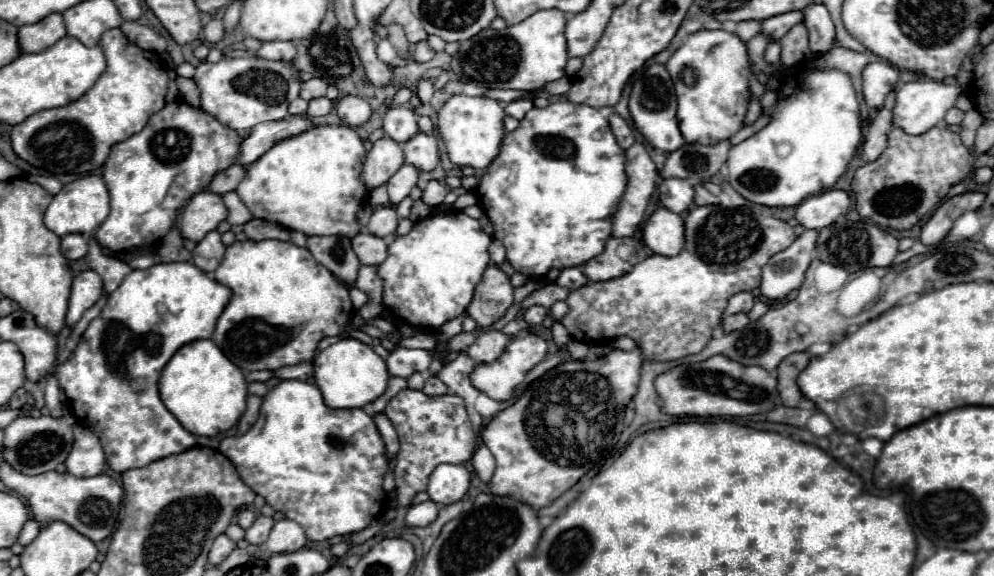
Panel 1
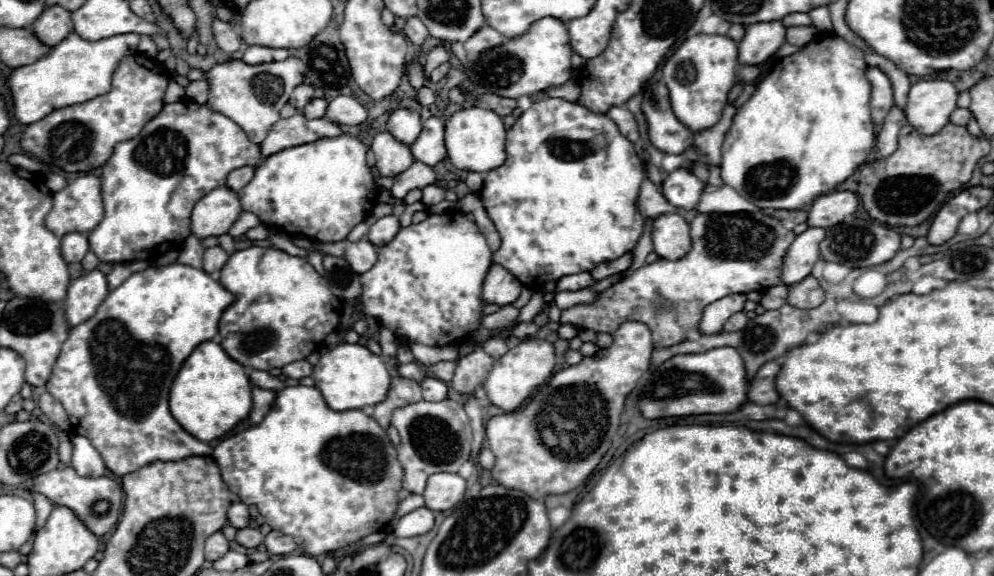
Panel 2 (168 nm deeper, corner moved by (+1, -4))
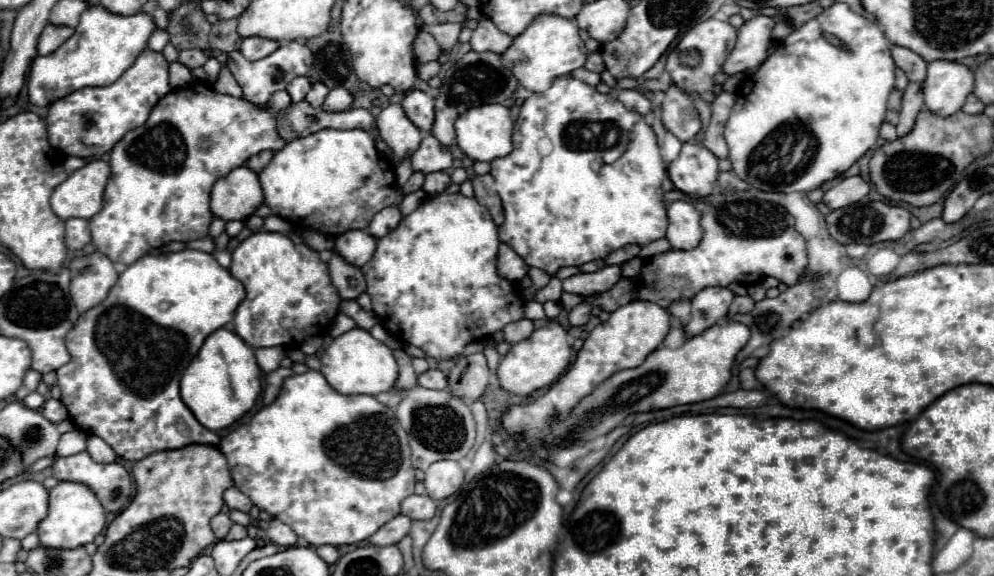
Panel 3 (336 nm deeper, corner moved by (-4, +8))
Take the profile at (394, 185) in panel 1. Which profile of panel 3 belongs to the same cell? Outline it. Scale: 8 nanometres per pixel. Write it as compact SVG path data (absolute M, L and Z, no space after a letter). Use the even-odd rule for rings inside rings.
M427 135L421 141L421 147L411 155L411 169L421 173L433 173L433 171L445 171L453 163L451 153L433 137Z

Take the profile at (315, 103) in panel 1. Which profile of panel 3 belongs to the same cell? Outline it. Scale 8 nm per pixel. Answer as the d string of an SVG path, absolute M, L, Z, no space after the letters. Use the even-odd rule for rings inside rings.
M315 83L315 85L311 87L311 91L307 93L305 101L311 103L313 107L321 107L323 101L325 101L325 97L327 97L327 93L329 93L329 89L327 89L323 83Z

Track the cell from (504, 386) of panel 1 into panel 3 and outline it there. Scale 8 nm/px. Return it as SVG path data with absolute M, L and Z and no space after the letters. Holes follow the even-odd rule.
M549 321L547 325L535 329L529 339L511 345L511 349L507 351L507 355L501 359L497 367L497 379L505 391L525 397L557 381L559 375L569 365L569 361L571 361L571 345L567 341L567 331L557 321Z

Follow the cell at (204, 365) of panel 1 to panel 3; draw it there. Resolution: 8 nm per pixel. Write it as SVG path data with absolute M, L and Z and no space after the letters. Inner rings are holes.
M217 329L201 345L197 357L185 369L181 377L181 399L193 411L197 421L219 431L233 425L243 413L247 413L257 395L261 393L261 369L255 361L253 349L243 343L233 331Z

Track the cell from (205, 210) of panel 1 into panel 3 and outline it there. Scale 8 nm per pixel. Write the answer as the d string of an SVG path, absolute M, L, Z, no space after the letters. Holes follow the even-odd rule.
M237 167L215 181L211 189L211 213L223 221L243 221L263 203L259 177L249 167Z

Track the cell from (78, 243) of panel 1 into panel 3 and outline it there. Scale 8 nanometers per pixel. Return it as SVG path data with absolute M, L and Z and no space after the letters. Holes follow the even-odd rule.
M67 219L65 221L65 243L71 251L83 249L91 241L87 219Z

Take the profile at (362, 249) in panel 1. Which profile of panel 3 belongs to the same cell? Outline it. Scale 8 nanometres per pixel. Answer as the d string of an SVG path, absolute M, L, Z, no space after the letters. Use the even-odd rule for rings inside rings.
M353 229L335 239L333 251L343 255L349 263L355 263L357 267L361 267L363 263L367 263L367 259L371 259L371 255L375 253L375 247L377 247L377 241L367 229Z

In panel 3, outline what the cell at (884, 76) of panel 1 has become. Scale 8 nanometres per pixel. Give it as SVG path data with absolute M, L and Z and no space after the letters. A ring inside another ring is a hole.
M893 87L891 95L889 95L889 101L887 101L887 115L885 115L885 121L889 123L897 123L897 115L899 115L899 103L901 103L901 95L903 91L899 87Z

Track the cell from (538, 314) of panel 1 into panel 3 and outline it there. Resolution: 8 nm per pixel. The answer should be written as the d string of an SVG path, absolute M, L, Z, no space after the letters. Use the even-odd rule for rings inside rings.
M519 319L519 321L513 321L509 323L503 331L505 331L505 339L511 341L511 343L517 343L519 339L527 339L527 335L531 335L533 331L533 321L529 319Z

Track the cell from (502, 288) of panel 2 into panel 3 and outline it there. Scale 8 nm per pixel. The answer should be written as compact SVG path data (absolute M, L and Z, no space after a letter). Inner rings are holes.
M501 243L499 255L497 255L497 275L507 281L517 283L527 275L527 271L529 271L529 267L523 263L523 259L519 259L519 255L515 255L515 251L511 247Z

